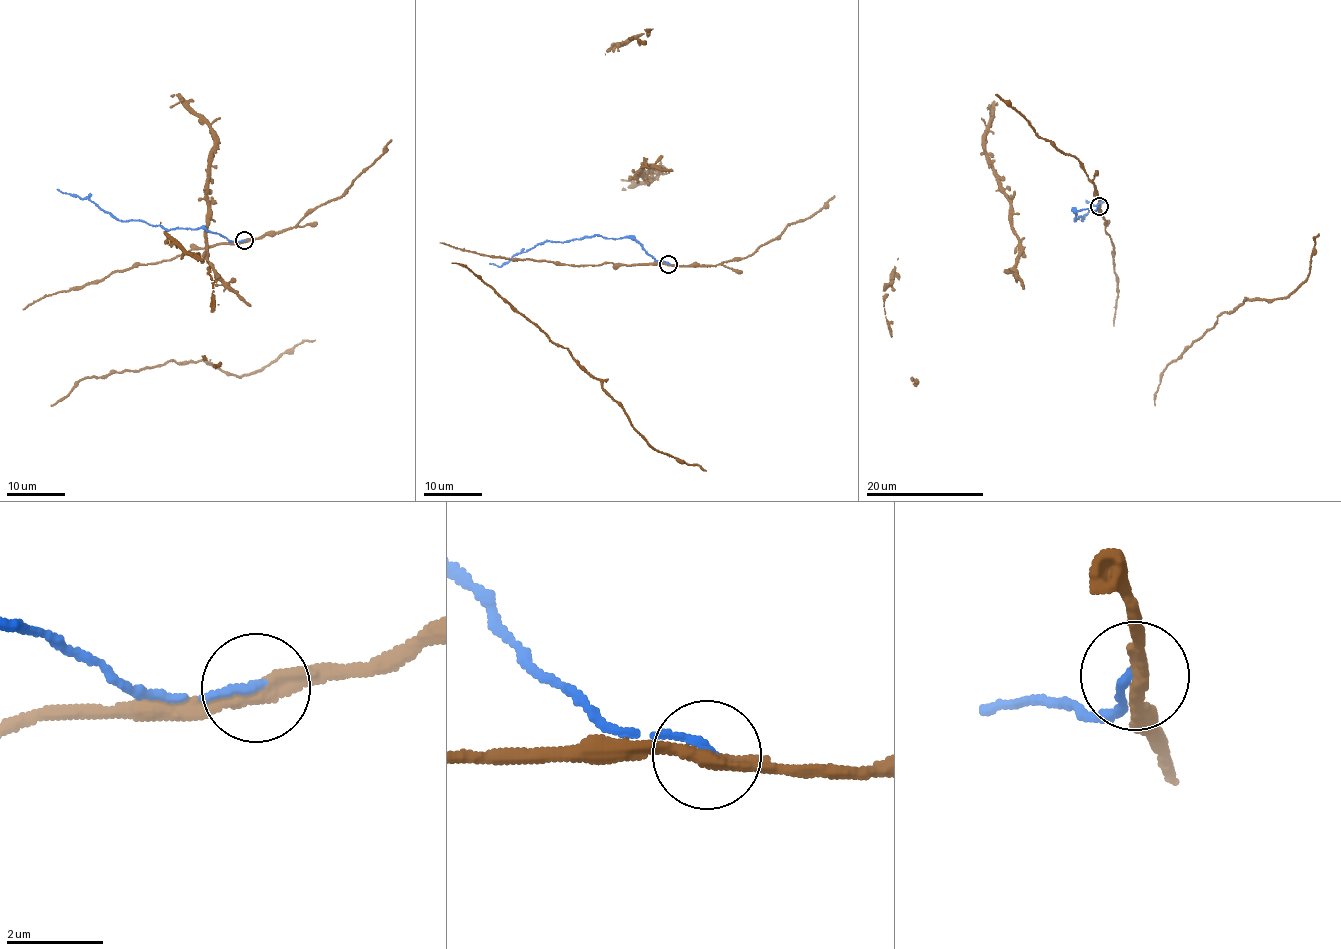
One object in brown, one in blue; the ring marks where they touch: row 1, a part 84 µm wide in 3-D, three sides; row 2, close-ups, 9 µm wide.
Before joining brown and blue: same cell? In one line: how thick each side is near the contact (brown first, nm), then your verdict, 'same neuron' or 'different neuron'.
calibres 300 and 180 nm; different neuron

